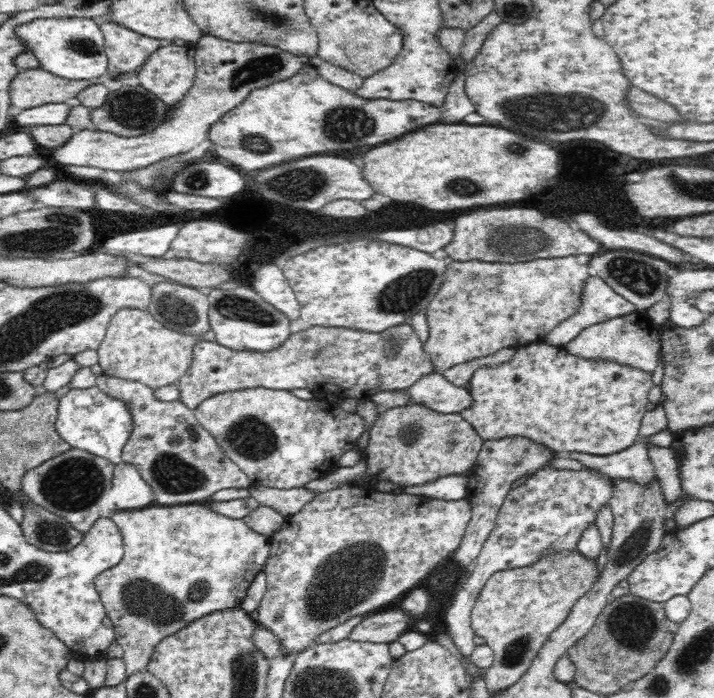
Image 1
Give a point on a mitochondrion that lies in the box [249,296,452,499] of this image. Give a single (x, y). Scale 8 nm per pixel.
(393, 346)

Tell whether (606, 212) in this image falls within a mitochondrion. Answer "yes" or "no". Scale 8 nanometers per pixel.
no

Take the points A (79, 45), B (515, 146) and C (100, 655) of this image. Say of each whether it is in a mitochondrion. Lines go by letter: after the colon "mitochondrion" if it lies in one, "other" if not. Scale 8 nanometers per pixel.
A: mitochondrion
B: mitochondrion
C: other

